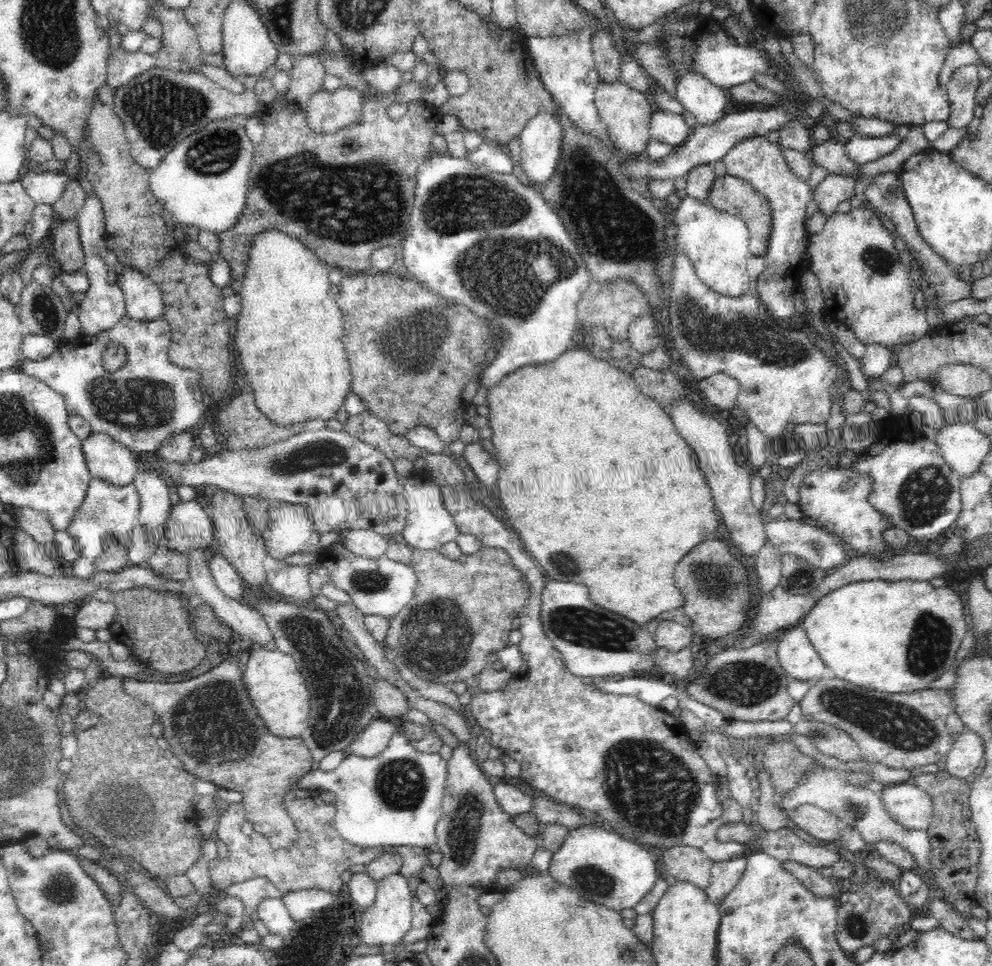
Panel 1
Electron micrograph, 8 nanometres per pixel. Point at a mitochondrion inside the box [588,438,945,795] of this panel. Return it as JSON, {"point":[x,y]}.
{"point":[902,727]}

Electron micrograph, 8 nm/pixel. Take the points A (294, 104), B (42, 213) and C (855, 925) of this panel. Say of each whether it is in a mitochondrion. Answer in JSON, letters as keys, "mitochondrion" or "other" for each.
{"A":"other","B":"other","C":"mitochondrion"}

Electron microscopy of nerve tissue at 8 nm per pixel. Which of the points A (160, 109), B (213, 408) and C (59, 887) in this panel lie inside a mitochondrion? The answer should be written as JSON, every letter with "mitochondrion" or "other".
{"A":"mitochondrion","B":"other","C":"mitochondrion"}

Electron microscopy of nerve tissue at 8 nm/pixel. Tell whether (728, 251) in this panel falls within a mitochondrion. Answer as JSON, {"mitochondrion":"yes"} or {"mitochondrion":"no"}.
{"mitochondrion":"no"}

